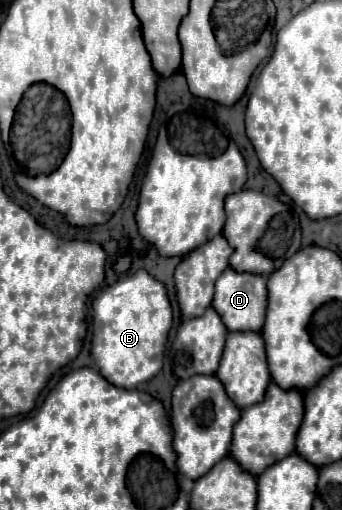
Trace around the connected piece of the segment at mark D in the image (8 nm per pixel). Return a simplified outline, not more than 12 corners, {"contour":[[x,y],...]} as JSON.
{"contour":[[232,271],[216,281],[212,307],[228,331],[260,331],[266,277]]}

